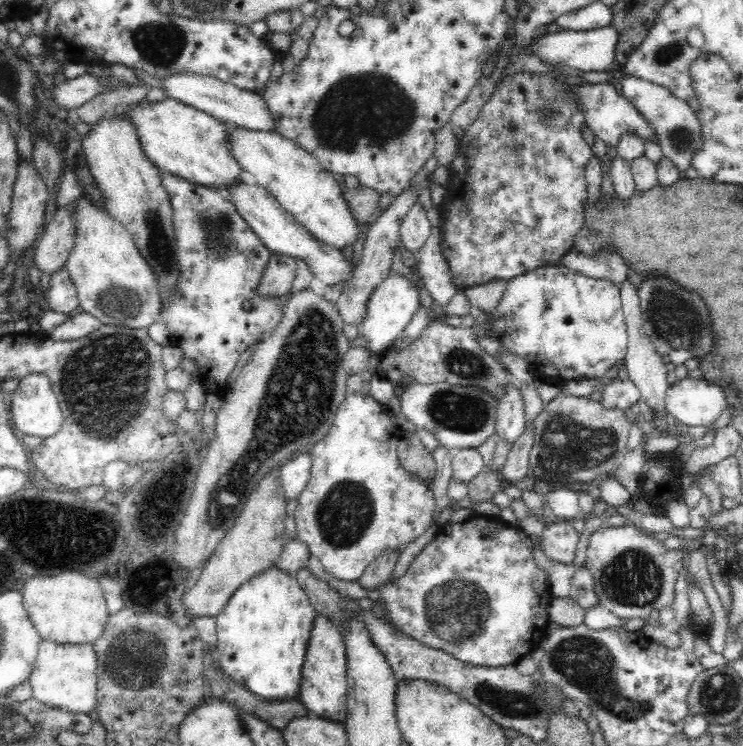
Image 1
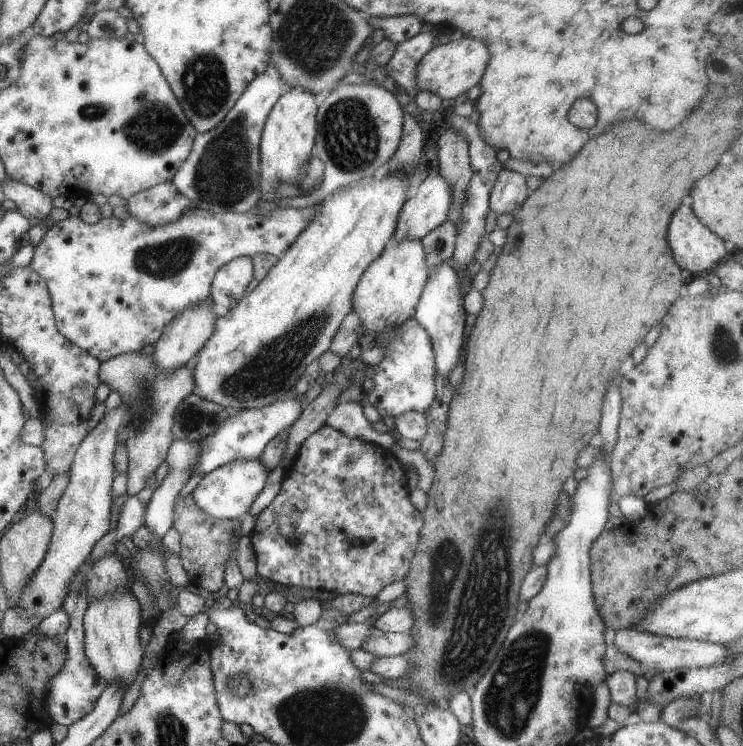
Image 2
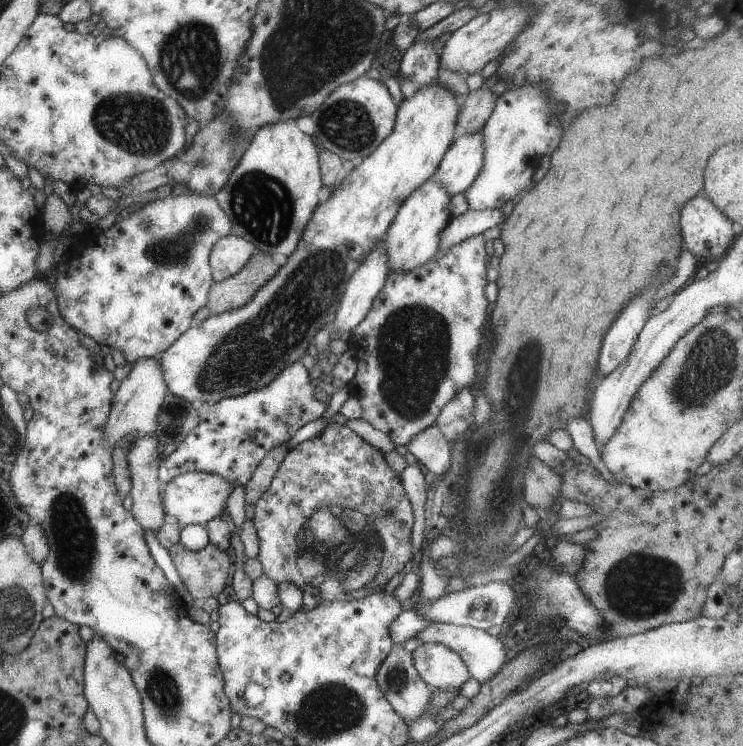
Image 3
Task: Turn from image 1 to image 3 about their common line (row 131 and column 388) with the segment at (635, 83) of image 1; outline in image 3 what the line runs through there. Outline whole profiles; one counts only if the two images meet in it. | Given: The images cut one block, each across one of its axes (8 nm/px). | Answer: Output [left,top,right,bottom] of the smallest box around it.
[375,644,431,722]

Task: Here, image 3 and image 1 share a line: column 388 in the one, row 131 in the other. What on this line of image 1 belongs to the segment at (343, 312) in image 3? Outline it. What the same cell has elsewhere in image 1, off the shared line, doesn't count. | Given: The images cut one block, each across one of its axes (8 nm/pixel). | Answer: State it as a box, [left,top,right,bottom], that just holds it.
[159,72,274,132]

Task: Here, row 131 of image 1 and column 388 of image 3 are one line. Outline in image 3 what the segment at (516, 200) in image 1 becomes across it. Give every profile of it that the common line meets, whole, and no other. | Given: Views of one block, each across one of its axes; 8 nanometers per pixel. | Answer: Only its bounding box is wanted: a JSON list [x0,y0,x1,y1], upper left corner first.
[251,421,414,601]

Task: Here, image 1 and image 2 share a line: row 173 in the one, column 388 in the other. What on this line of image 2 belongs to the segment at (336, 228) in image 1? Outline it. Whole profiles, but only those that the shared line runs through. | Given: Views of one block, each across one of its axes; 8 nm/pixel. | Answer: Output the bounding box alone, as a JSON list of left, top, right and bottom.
[351,239,429,343]

